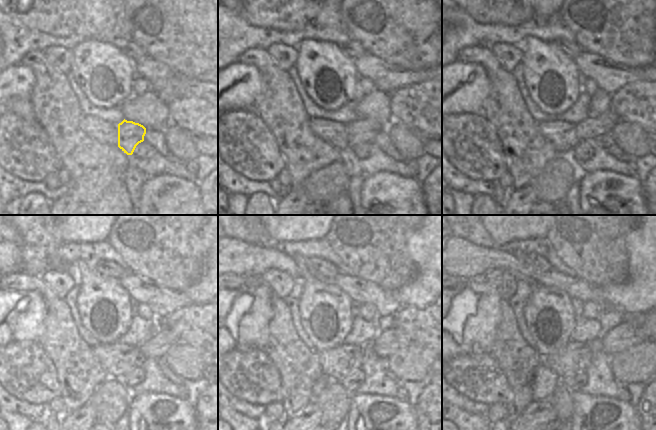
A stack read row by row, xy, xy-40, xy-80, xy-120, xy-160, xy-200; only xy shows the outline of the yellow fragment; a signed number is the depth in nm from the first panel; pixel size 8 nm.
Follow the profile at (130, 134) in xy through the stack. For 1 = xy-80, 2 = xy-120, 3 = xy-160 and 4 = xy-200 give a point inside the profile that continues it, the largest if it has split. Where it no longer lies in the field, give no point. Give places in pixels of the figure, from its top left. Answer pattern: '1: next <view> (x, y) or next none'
1: next xy-80 (590, 129)
2: next xy-120 (156, 347)
3: next xy-160 (388, 342)
4: next xy-200 (625, 335)

